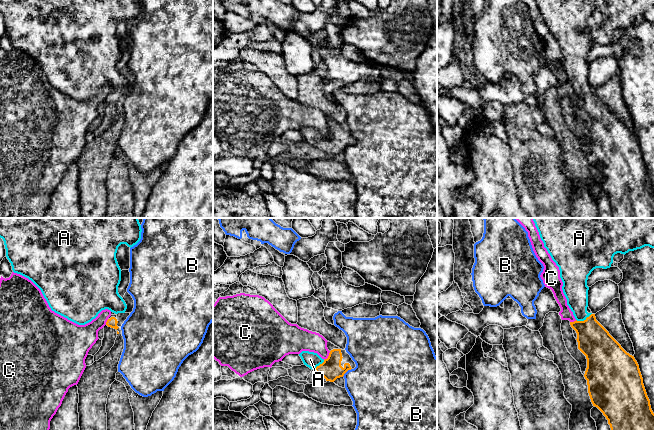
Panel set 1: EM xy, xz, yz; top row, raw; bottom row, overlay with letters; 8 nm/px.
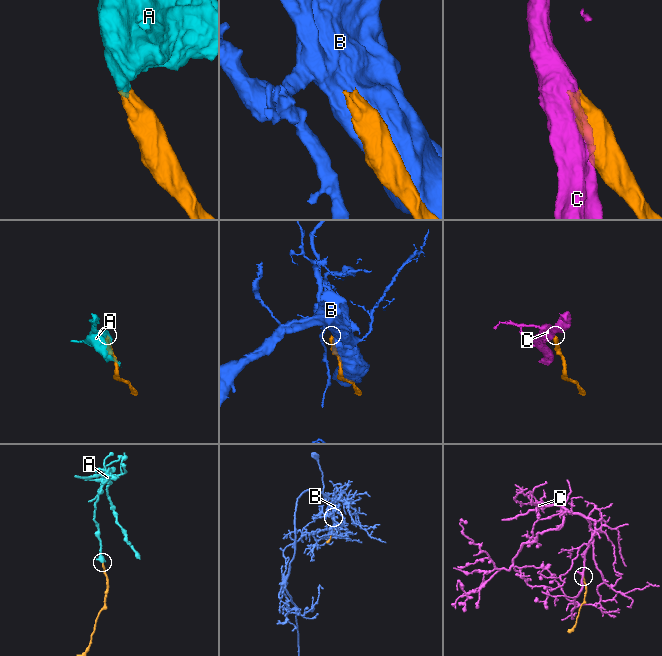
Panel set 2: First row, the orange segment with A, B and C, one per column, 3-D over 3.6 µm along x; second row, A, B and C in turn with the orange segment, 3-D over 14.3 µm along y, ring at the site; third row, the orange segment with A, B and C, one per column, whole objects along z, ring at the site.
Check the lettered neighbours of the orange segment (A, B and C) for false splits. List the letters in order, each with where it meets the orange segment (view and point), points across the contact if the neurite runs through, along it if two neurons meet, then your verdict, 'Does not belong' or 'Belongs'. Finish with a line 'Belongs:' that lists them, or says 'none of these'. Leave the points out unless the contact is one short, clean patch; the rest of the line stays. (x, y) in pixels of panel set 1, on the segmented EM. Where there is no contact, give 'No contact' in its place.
A: Touches orange at yz (584, 320). Path across: yz (594, 341), (584, 320), (579, 310), (576, 290). Belongs
B: Touches orange at xz (346, 371). Does not belong
C: Touches orange at xz (328, 356). Boundary: xz (330, 351), (324, 360). Does not belong
Belongs: A

